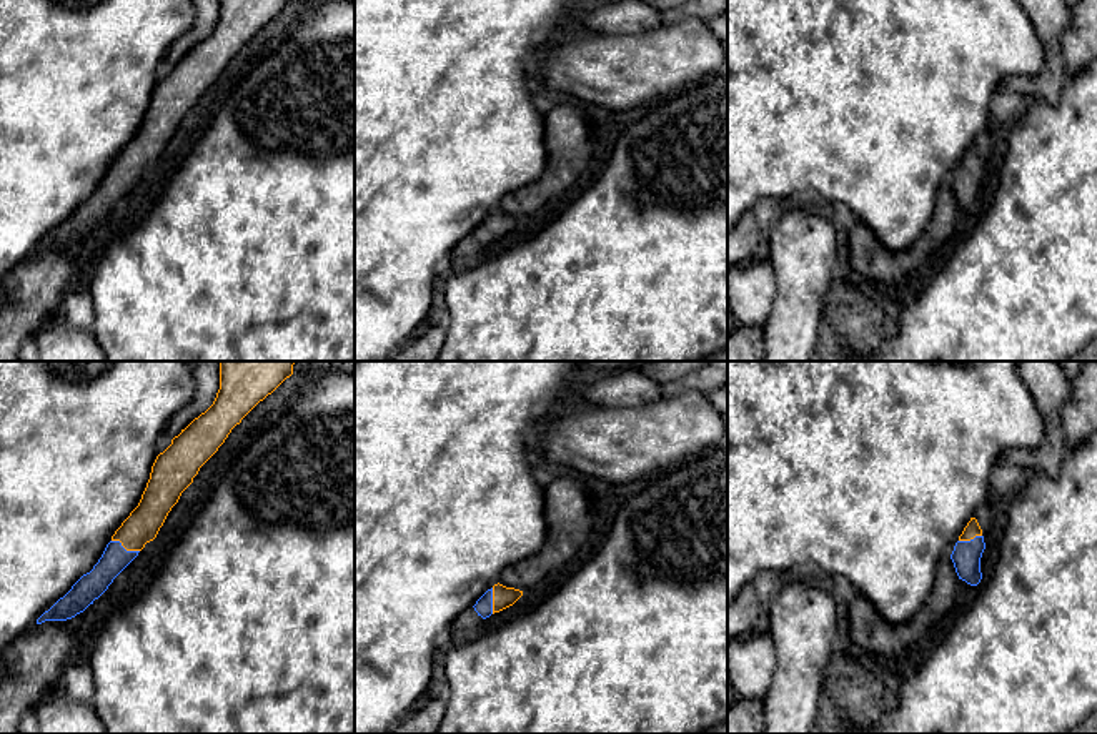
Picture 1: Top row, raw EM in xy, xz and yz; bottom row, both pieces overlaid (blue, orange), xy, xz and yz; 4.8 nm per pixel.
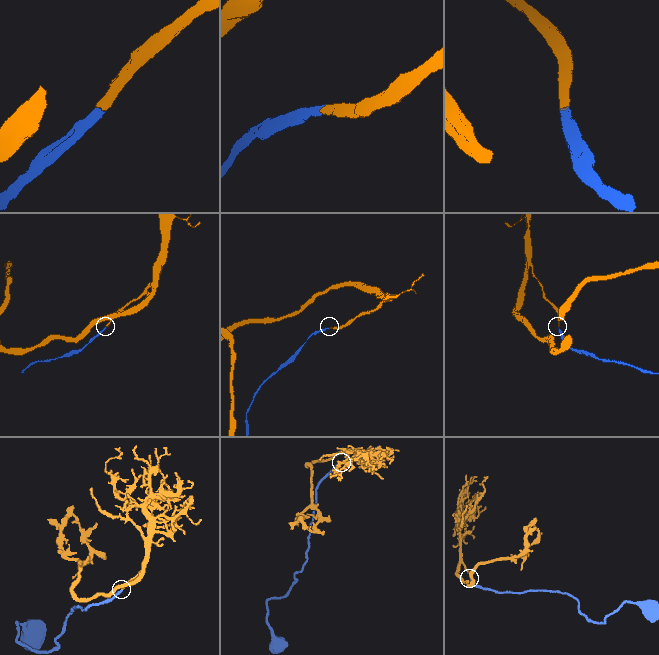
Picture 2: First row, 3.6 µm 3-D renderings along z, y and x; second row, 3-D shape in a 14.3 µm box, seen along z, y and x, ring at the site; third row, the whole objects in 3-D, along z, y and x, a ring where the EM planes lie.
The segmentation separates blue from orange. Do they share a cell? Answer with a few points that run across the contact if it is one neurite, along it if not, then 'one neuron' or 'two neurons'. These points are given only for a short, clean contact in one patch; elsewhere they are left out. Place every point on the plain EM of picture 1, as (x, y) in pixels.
line xy (115, 185), (124, 175), (143, 150); one neuron

